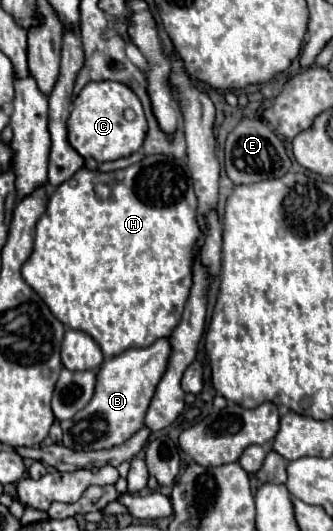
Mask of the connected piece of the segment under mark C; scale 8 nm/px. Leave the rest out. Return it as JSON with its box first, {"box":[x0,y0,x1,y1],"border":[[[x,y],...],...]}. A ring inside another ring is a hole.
{"box":[67,81,147,161],"border":[[[117,81],[87,83],[73,101],[73,109],[67,121],[69,143],[81,157],[93,157],[95,161],[113,161],[129,157],[139,151],[147,135],[147,121],[137,95]]]}

